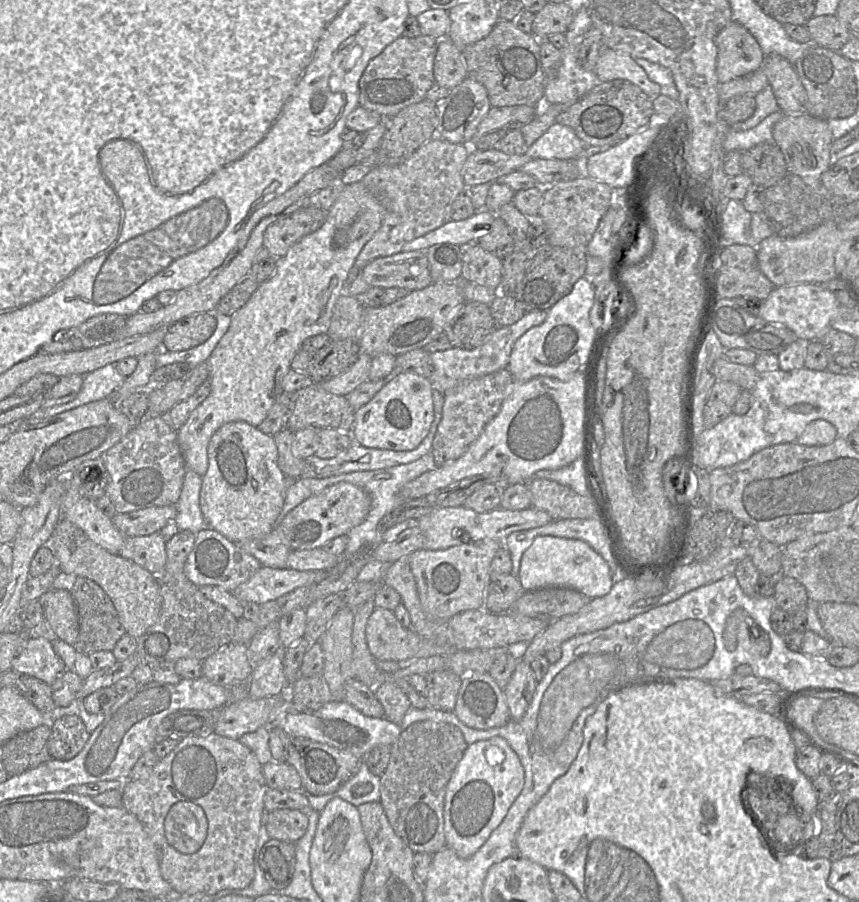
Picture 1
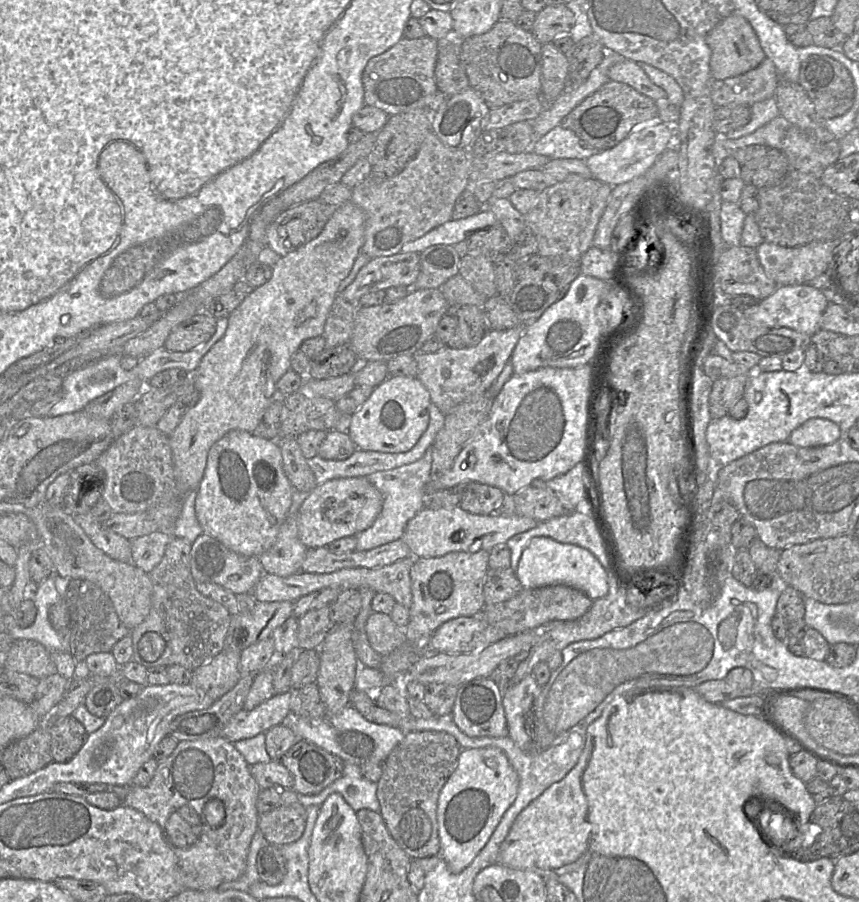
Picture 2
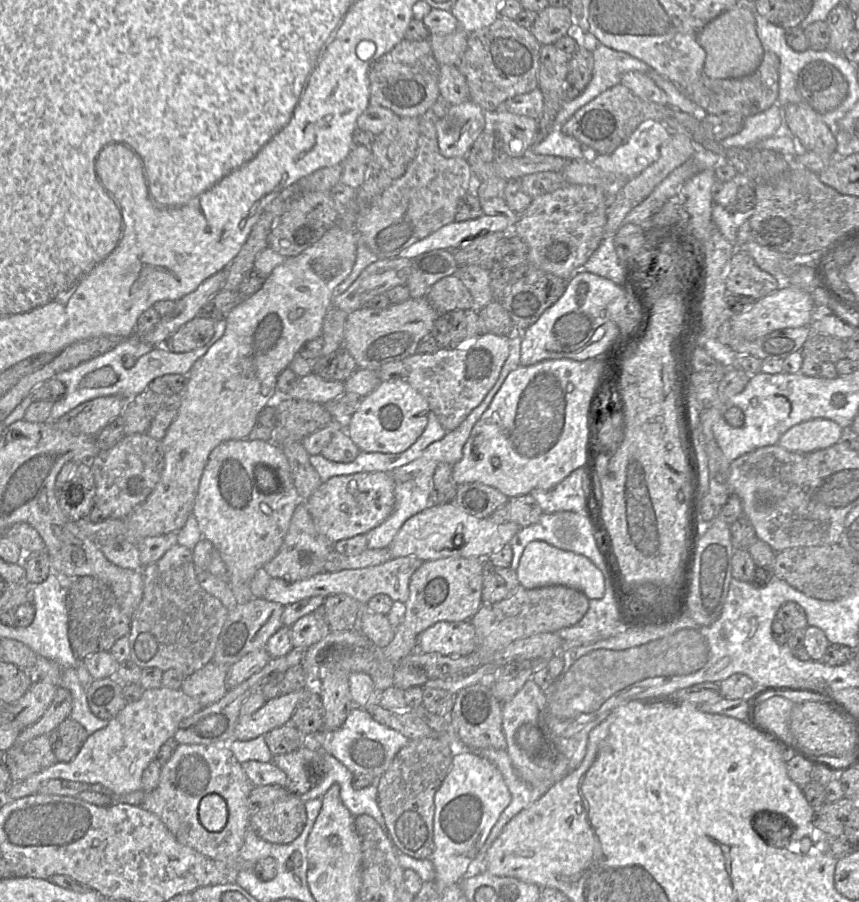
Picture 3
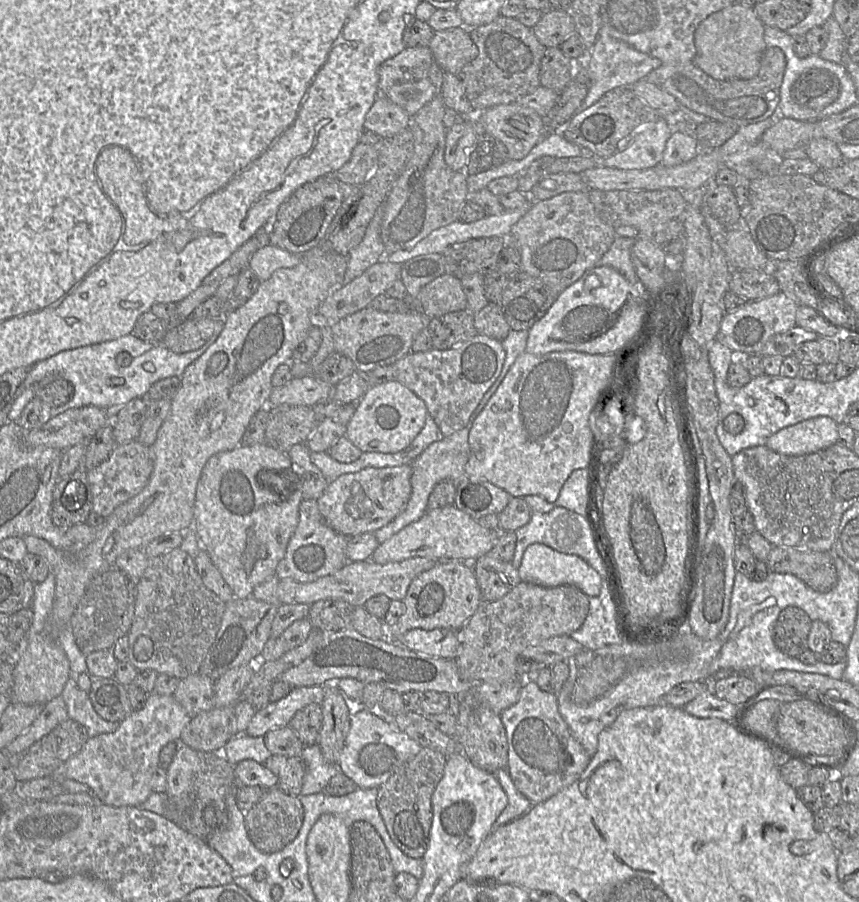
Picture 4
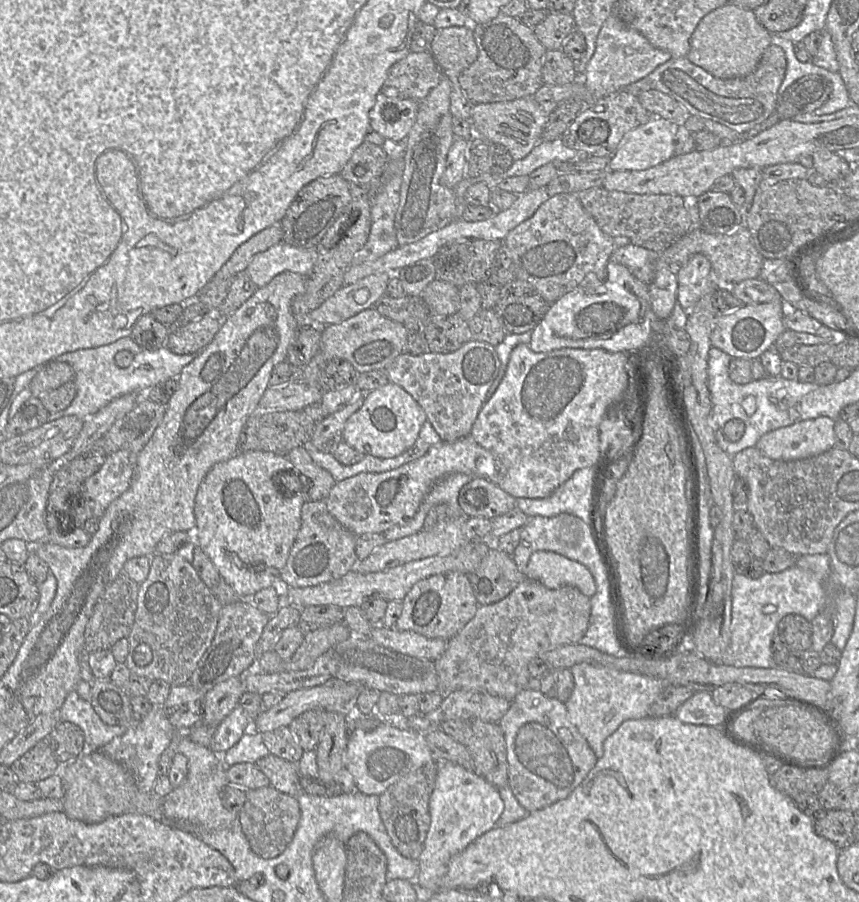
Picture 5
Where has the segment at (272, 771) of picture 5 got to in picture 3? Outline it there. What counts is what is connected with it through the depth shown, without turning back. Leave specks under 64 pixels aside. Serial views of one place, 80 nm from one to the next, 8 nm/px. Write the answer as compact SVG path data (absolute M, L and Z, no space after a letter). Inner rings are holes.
M306 743L291 753L273 756L271 763L287 775L286 789L295 795L308 792L326 775L322 754L314 743Z

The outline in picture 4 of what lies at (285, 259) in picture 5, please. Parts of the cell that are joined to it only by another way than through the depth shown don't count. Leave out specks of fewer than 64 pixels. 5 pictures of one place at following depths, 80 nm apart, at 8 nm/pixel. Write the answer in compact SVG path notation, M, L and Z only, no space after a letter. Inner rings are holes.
M268 244L258 249L250 258L249 267L263 282L279 268L293 268L299 264L301 255L293 254L278 246Z

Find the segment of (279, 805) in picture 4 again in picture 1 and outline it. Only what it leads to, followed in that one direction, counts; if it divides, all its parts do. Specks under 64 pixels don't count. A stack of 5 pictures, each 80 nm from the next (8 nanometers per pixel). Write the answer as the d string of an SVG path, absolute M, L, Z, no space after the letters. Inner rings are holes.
M277 809L266 814L270 839L296 843L308 828L308 816L298 810Z

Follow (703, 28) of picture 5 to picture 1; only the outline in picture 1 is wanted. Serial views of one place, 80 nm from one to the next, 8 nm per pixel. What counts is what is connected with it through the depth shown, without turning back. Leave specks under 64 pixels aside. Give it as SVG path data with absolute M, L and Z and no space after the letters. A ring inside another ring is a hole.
M732 21L716 35L715 44L718 49L716 73L720 84L755 72L766 58L754 36Z

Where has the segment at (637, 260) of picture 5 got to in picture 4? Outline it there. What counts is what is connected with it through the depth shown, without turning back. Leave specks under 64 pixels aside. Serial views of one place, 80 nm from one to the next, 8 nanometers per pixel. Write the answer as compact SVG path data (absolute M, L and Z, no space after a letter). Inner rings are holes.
M615 237L613 243L601 257L598 266L610 266L623 275L631 284L639 281L631 261L634 238Z

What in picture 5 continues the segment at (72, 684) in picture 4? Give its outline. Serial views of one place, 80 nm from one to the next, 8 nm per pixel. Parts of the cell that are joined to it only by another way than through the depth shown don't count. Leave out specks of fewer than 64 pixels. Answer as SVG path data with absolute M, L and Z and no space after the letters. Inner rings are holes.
M76 690L71 691L58 711L59 721L79 726L84 733L85 751L97 751L113 738L126 732L129 726L105 724L90 701L82 699Z

